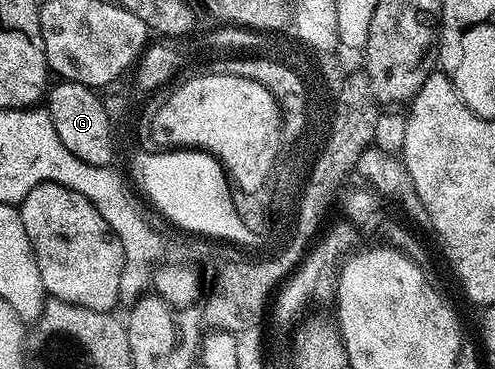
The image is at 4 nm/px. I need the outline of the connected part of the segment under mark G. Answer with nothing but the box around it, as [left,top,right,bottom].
[45,80,117,166]

